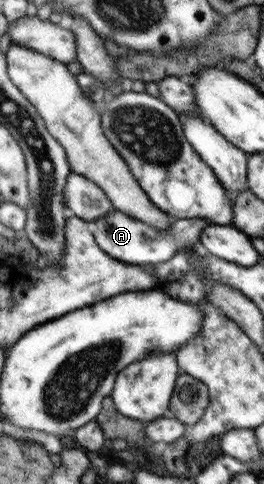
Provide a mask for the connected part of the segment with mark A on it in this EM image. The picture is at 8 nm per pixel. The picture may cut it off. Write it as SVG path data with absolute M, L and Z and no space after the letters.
M116 208L102 218L96 218L92 221L96 226L94 238L98 246L107 252L108 256L126 264L143 267L164 264L164 262L172 259L182 247L199 245L202 231L211 224L206 219L174 219L169 230L156 230Z

